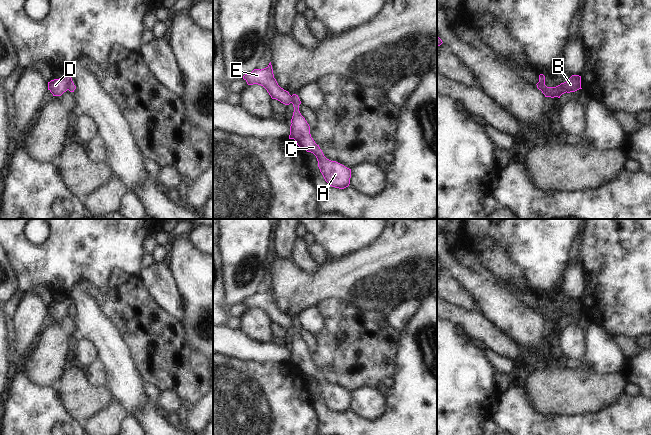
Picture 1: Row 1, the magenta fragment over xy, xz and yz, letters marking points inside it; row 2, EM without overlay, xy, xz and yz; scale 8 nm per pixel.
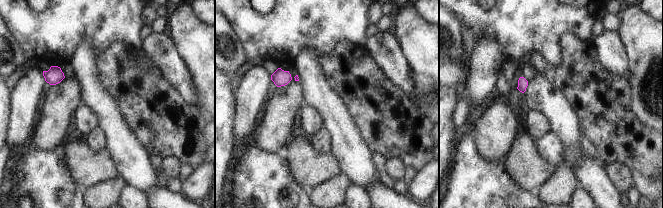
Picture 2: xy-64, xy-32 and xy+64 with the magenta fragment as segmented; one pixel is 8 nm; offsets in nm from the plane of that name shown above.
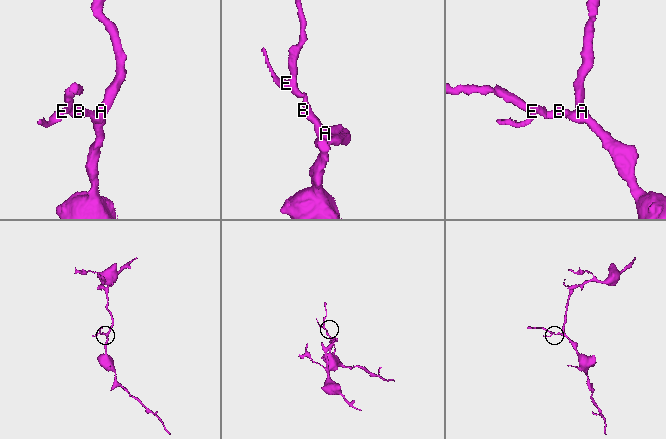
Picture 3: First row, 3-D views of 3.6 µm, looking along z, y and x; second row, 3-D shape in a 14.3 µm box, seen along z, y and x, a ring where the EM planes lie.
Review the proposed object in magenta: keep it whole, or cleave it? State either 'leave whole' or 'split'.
split

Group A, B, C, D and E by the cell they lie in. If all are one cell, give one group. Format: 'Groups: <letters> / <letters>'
Groups: A B C / D E.

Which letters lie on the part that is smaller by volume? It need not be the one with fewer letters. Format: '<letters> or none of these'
D, E

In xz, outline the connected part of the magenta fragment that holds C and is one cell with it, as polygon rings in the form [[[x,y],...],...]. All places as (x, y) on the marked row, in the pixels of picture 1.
[[[292,95],[292,104],[294,107],[291,119],[289,139],[294,139],[300,149],[313,153],[318,161],[318,167],[328,185],[344,189],[349,186],[351,178],[351,169],[344,165],[327,159],[319,145],[315,143],[310,134],[310,126],[301,115],[299,105],[301,101],[298,95]]]

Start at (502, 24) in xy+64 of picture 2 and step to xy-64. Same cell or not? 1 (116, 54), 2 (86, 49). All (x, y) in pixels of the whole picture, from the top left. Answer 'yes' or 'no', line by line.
1: no
2: no

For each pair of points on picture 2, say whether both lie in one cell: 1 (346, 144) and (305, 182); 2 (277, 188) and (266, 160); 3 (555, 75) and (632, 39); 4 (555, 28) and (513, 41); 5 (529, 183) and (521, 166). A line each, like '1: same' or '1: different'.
1: different
2: same
3: different
4: same
5: same

